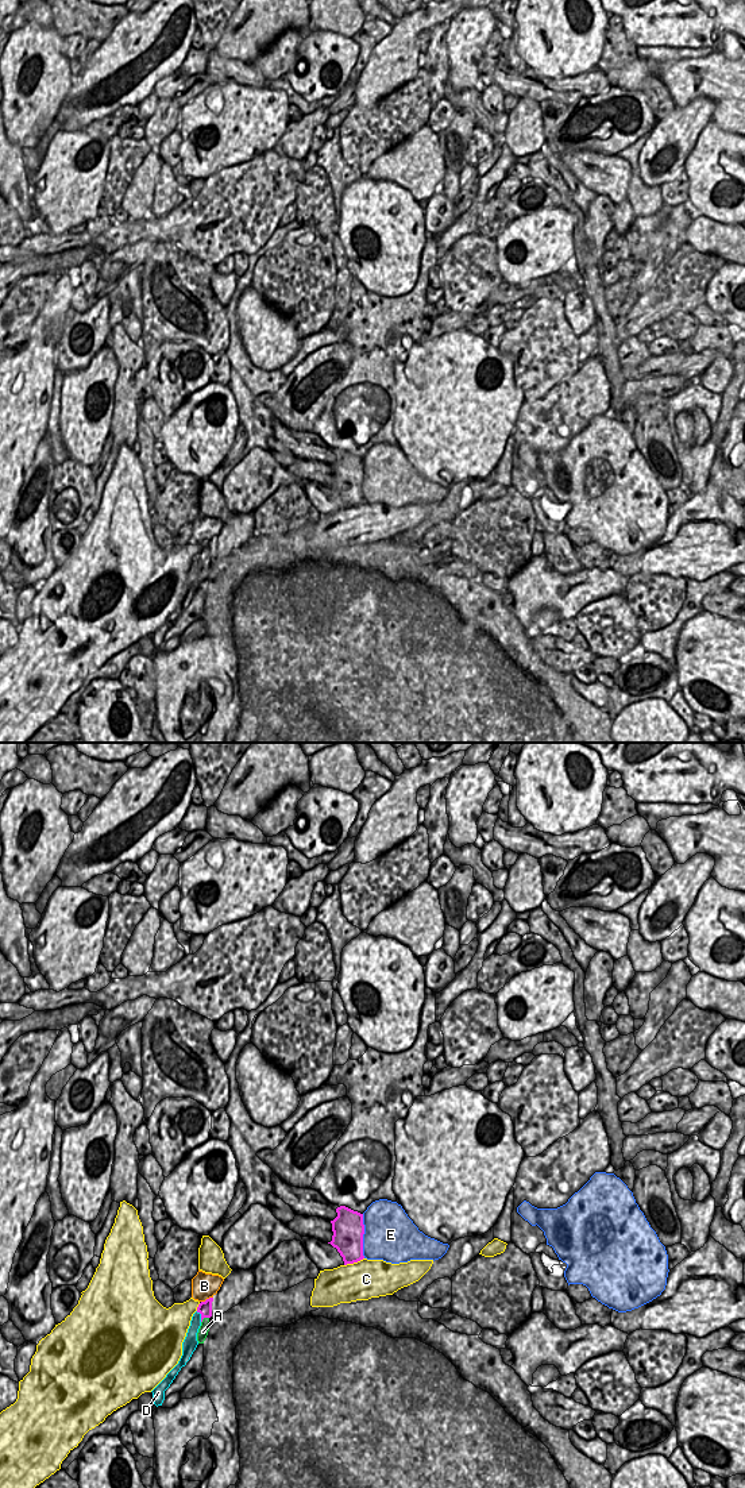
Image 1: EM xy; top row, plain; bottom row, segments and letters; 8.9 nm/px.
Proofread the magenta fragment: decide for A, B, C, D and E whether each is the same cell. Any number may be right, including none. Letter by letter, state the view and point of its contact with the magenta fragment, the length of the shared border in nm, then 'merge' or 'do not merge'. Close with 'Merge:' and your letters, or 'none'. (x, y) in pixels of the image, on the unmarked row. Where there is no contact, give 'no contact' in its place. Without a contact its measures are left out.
A: xy (204, 561) | 90 nm | merge
B: xy (207, 543) | 120 nm | do not merge
C: xy (354, 505) | 190 nm | do not merge
D: xy (201, 559) | 110 nm | do not merge
E: xy (362, 480) | 400 nm | do not merge
Merge: A

